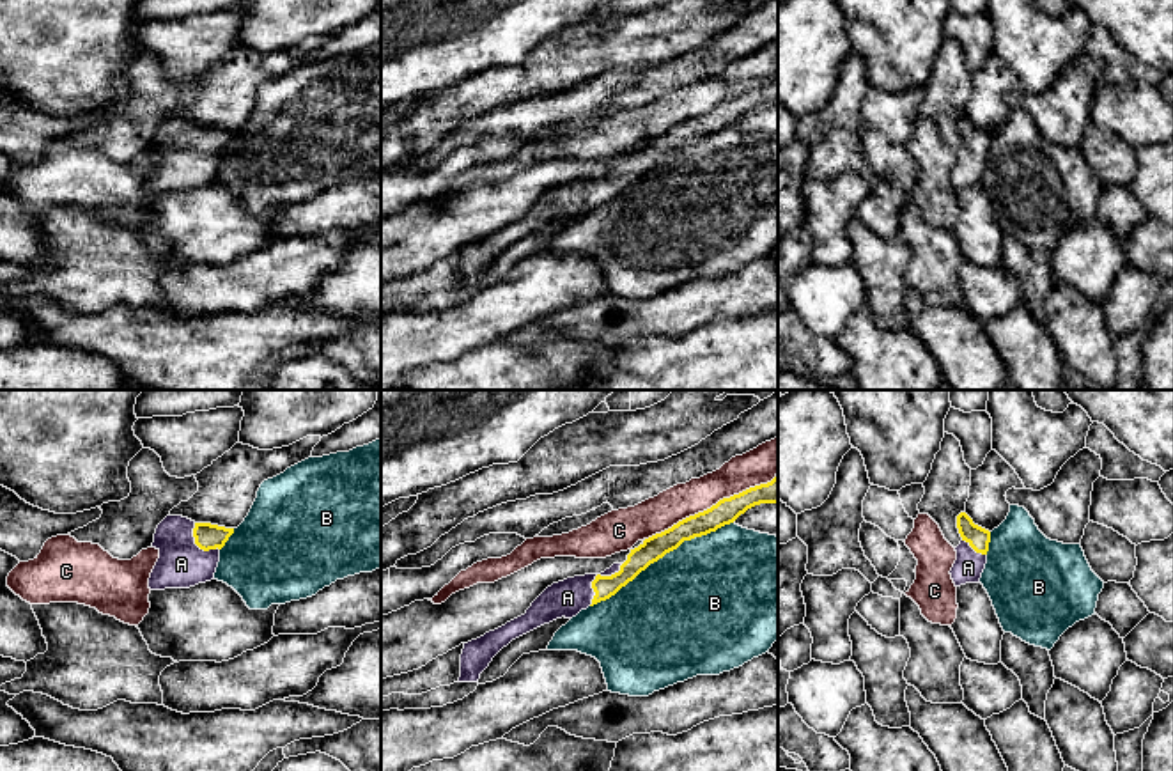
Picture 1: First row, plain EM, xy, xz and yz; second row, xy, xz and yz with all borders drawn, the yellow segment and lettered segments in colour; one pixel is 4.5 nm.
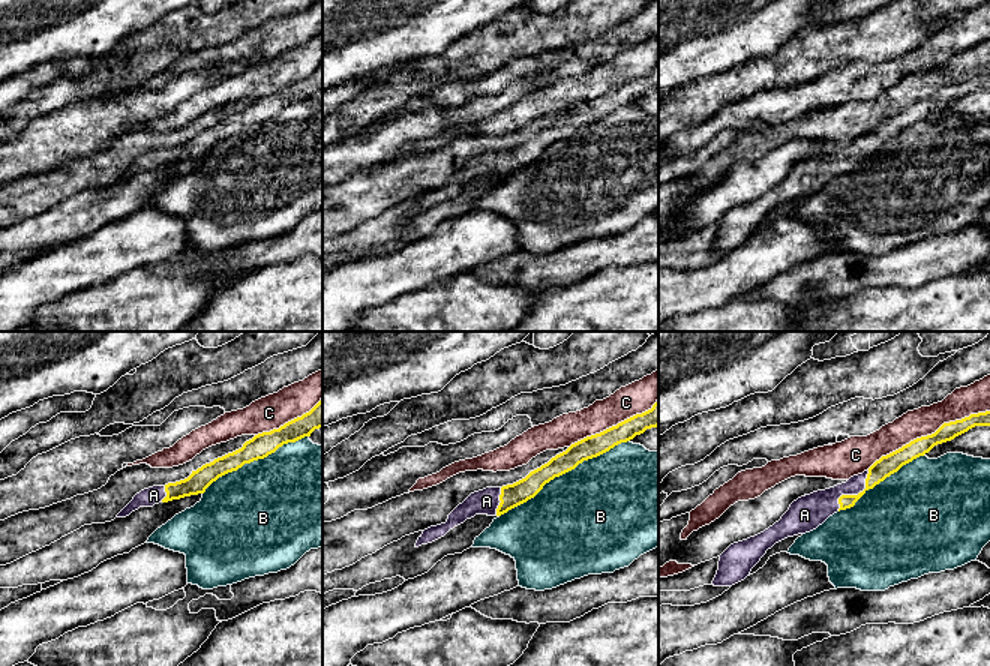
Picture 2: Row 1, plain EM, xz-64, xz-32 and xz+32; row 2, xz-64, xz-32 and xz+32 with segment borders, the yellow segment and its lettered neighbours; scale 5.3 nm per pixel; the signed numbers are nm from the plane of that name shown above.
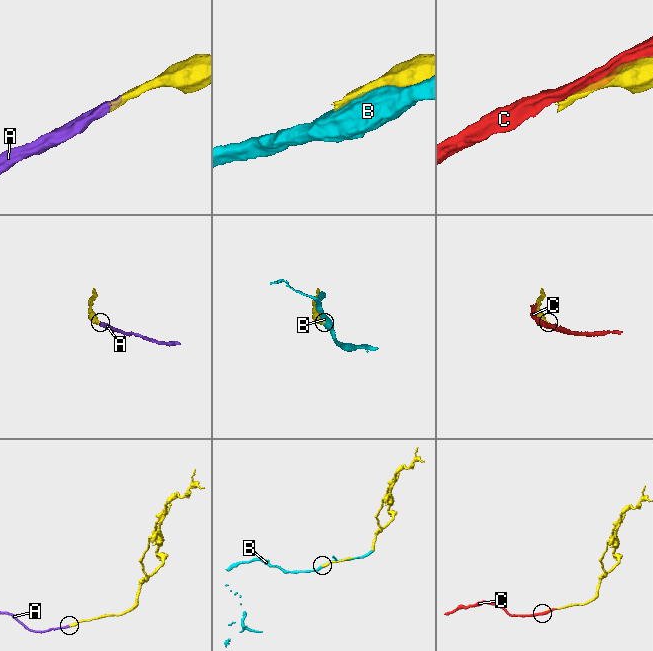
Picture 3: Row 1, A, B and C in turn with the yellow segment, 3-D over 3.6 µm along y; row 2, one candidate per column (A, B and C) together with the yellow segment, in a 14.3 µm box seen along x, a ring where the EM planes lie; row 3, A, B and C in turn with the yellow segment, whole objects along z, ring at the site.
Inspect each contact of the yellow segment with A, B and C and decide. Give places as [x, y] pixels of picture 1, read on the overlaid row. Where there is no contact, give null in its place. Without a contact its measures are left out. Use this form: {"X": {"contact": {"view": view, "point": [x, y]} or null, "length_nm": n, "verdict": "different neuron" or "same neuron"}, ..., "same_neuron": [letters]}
{"A": {"contact": {"view": "xz", "point": [596, 576]}, "length_nm": 240, "verdict": "same neuron"}, "B": {"contact": {"view": "xz", "point": [661, 557]}, "length_nm": 750, "verdict": "different neuron"}, "C": {"contact": {"view": "xz", "point": [713, 506]}, "length_nm": 650, "verdict": "different neuron"}, "same_neuron": ["A"]}

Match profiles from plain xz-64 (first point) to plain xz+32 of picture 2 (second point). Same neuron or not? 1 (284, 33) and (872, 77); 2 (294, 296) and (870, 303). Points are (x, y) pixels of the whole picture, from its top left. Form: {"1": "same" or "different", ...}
{"1": "same", "2": "same"}

